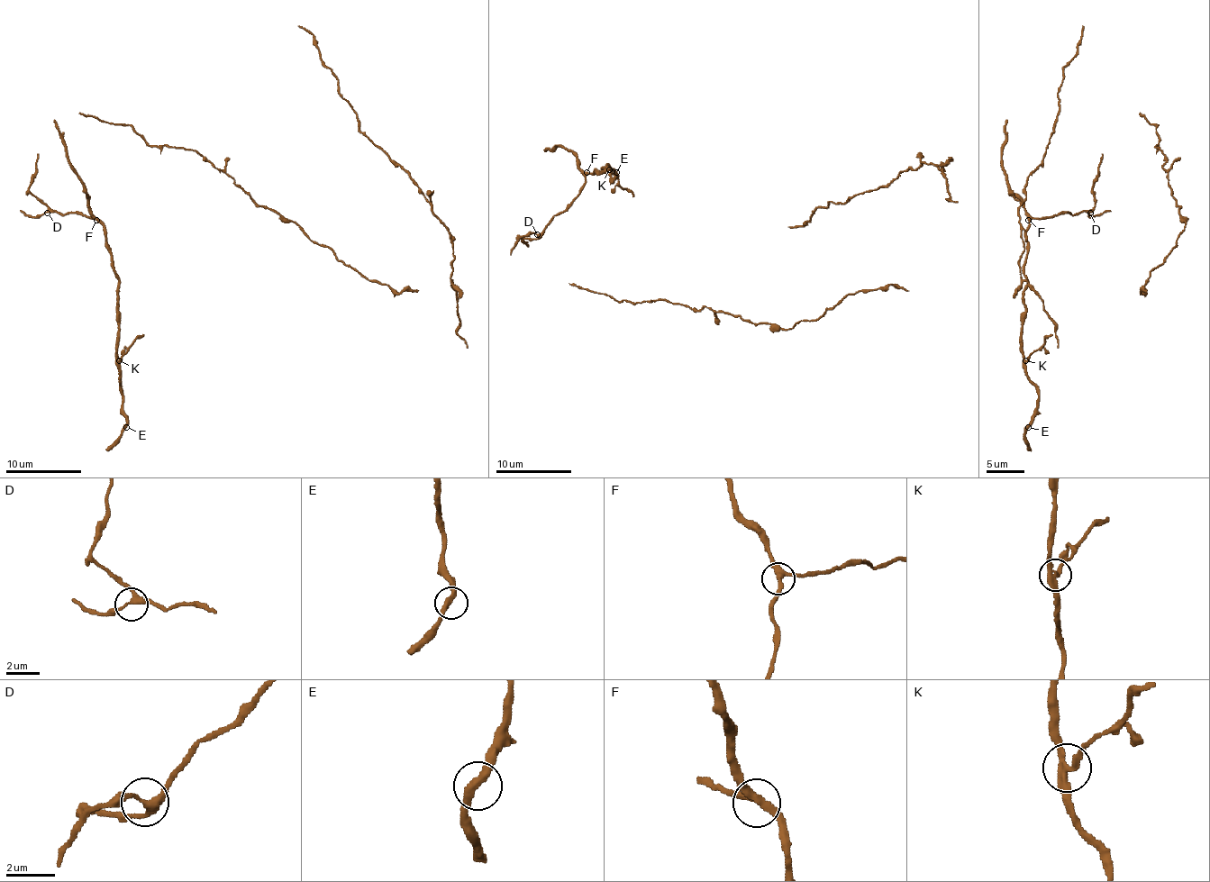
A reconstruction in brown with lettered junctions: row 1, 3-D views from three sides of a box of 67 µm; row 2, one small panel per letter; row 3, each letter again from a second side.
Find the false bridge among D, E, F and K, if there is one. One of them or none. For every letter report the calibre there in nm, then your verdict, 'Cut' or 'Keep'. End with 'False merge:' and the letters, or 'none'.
D: Thickness 260 nm. Keep
E: Thickness 320 nm. Keep
F: Thickness 280 nm. Keep
K: Thickness 280 nm. Cut
False merge: K

